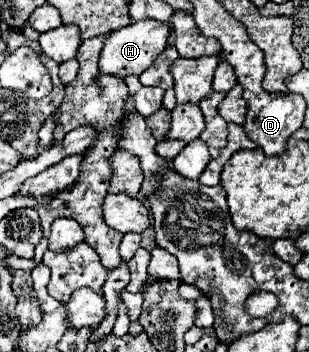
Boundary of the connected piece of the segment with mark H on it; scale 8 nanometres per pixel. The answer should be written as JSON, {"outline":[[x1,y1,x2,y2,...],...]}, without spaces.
{"outline":[[139,20,121,30,115,30,105,40,105,46,99,56,99,70,103,74,113,74,119,78,125,78,129,74,139,76,153,64,155,56,159,56,159,52,167,48,167,38,169,38,169,26,155,20]]}

